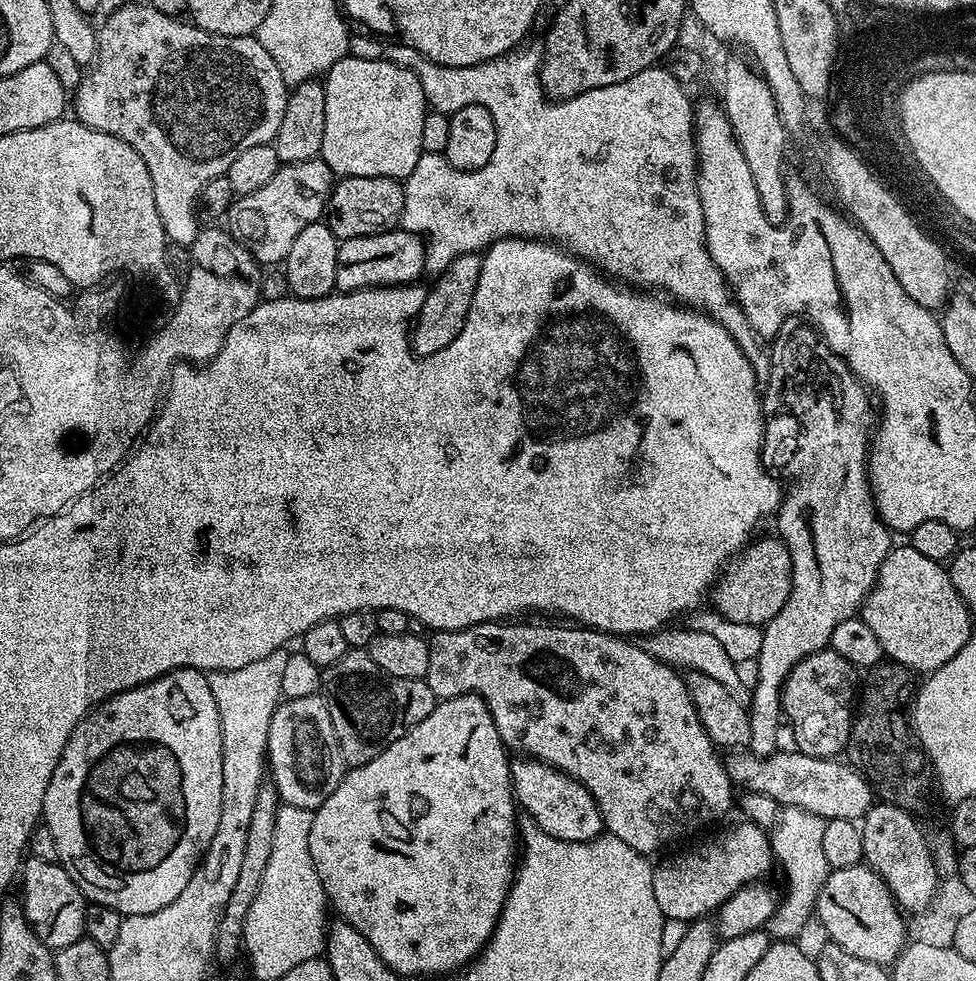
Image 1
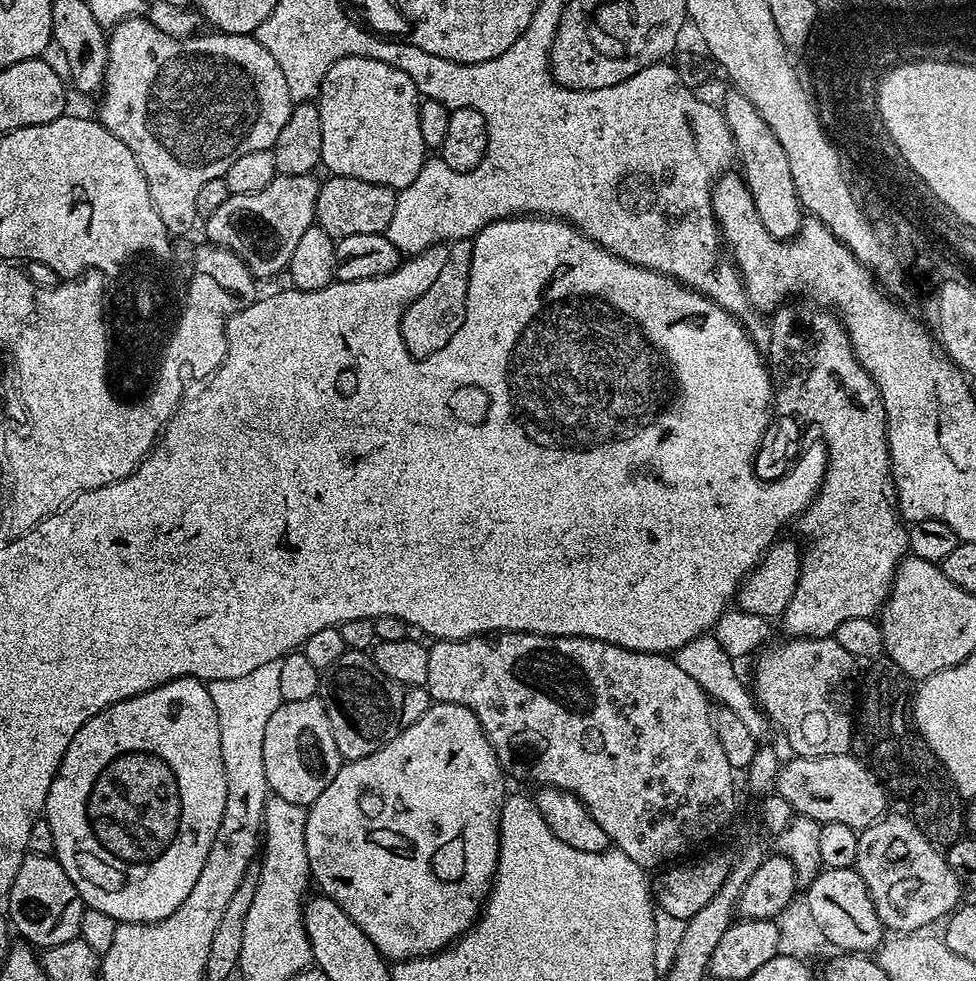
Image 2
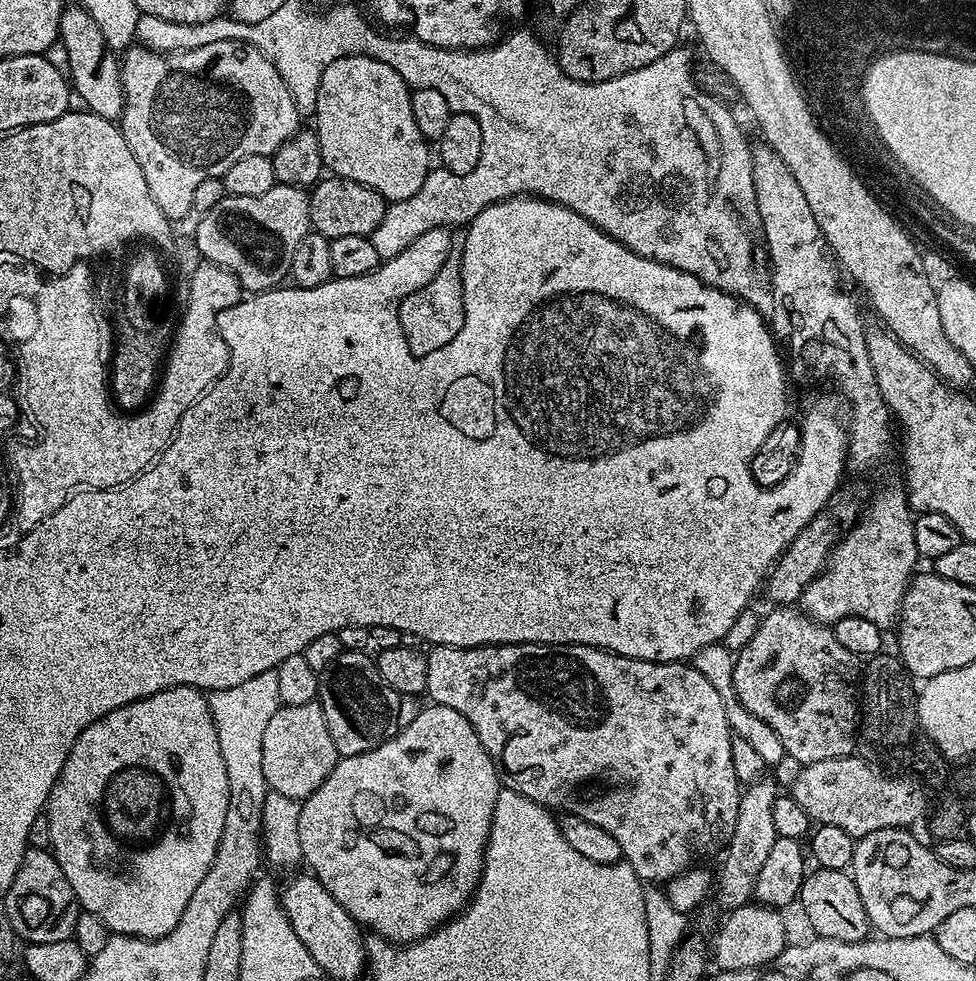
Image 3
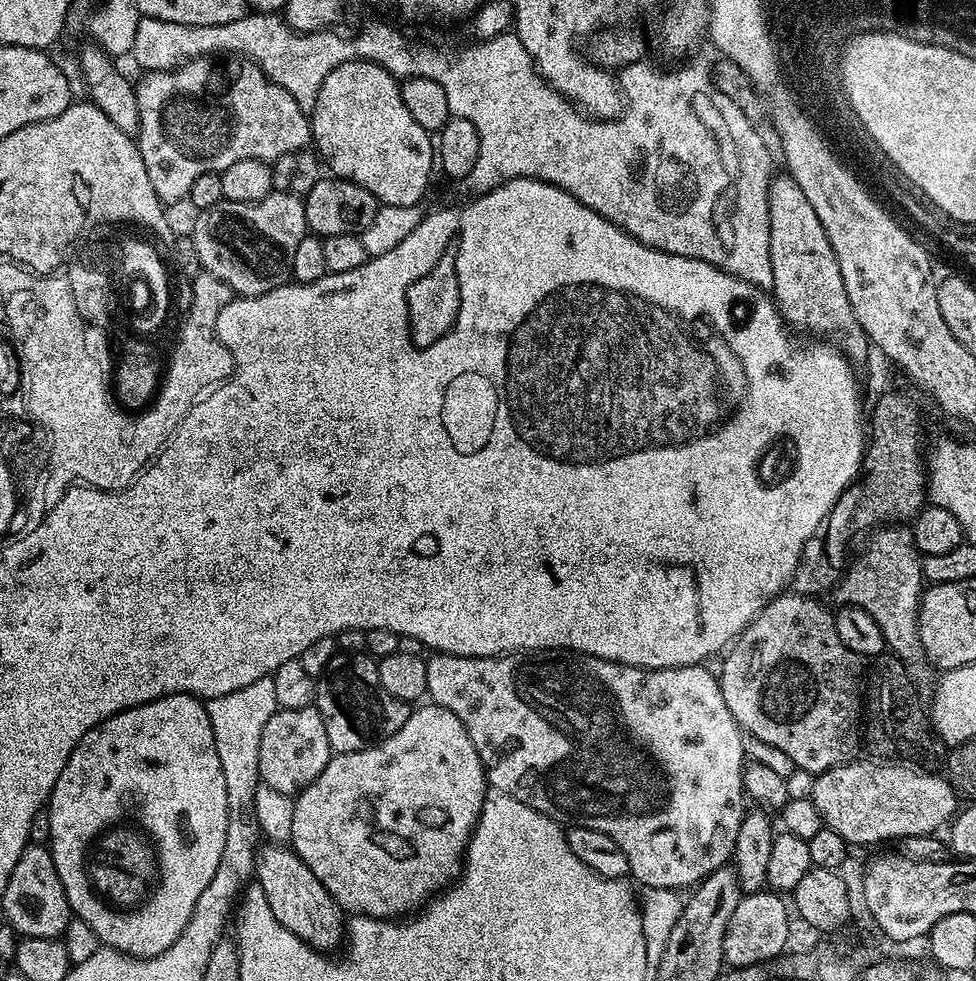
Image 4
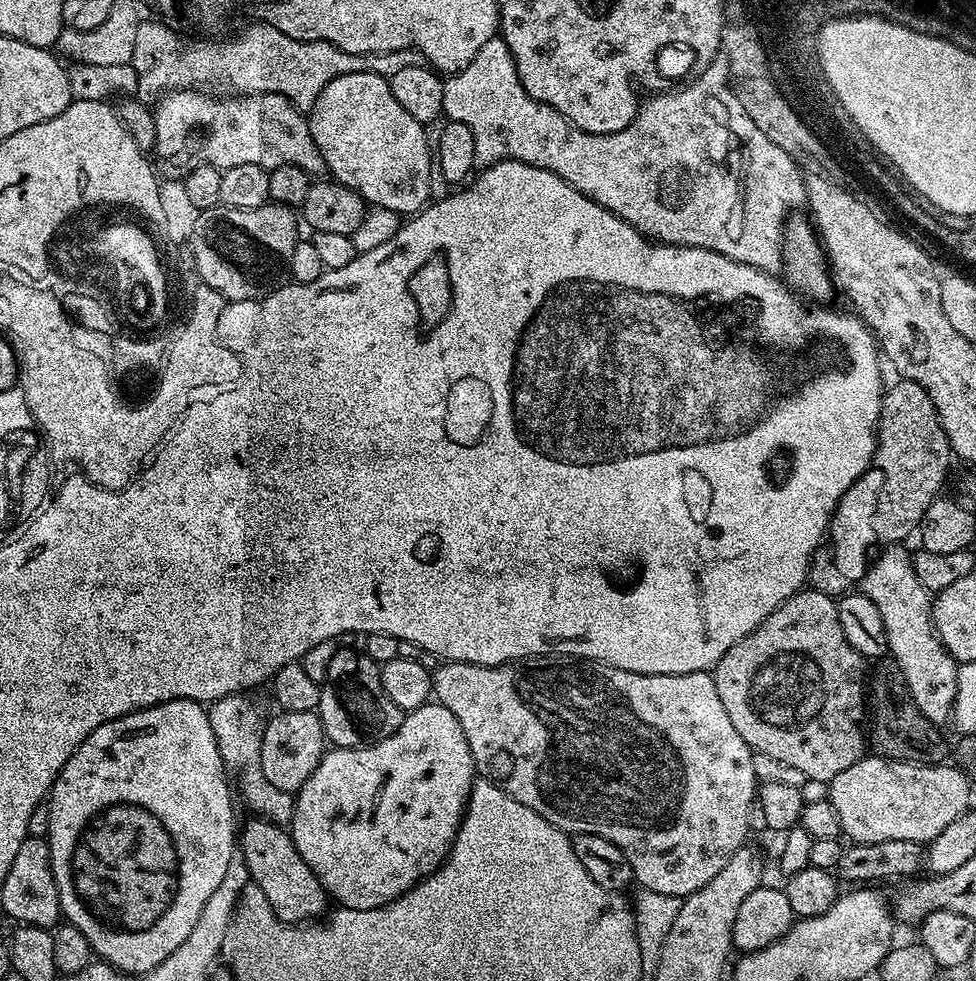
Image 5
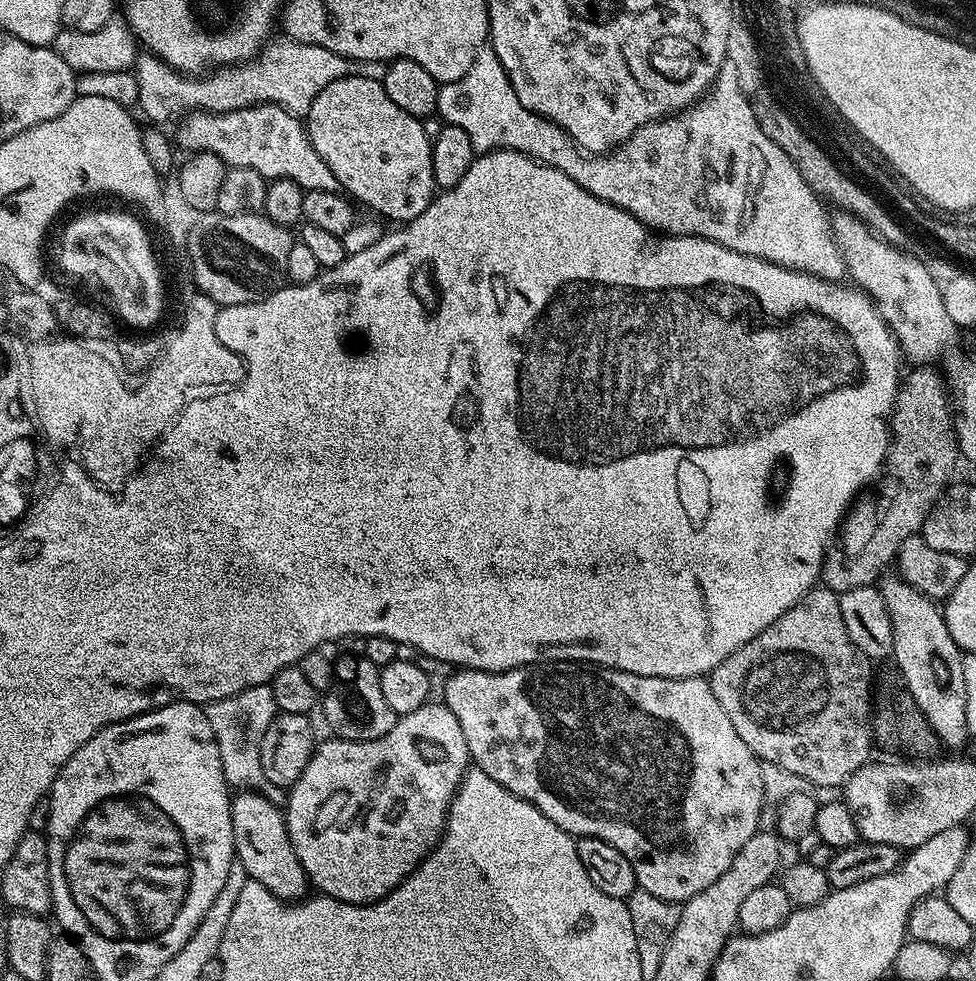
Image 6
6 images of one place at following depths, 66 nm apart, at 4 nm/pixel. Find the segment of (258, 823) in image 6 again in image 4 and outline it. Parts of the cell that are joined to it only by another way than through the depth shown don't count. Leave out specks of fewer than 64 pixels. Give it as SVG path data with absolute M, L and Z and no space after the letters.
M261 843L256 850L255 883L259 884L274 918L290 930L302 942L306 942L312 949L325 954L331 953L331 948L339 949L346 940L346 913L334 902L334 898L314 878L310 866L302 862L299 854L291 847L280 844Z

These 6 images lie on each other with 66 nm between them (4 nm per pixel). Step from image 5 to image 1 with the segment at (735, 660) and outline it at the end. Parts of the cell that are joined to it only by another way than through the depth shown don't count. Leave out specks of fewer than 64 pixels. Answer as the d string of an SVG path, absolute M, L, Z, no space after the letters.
M825 650L809 656L788 675L782 712L787 723L788 720L792 723L795 747L807 756L836 758L848 747L854 715L854 692L852 696L852 680L848 672L850 666L837 652Z

